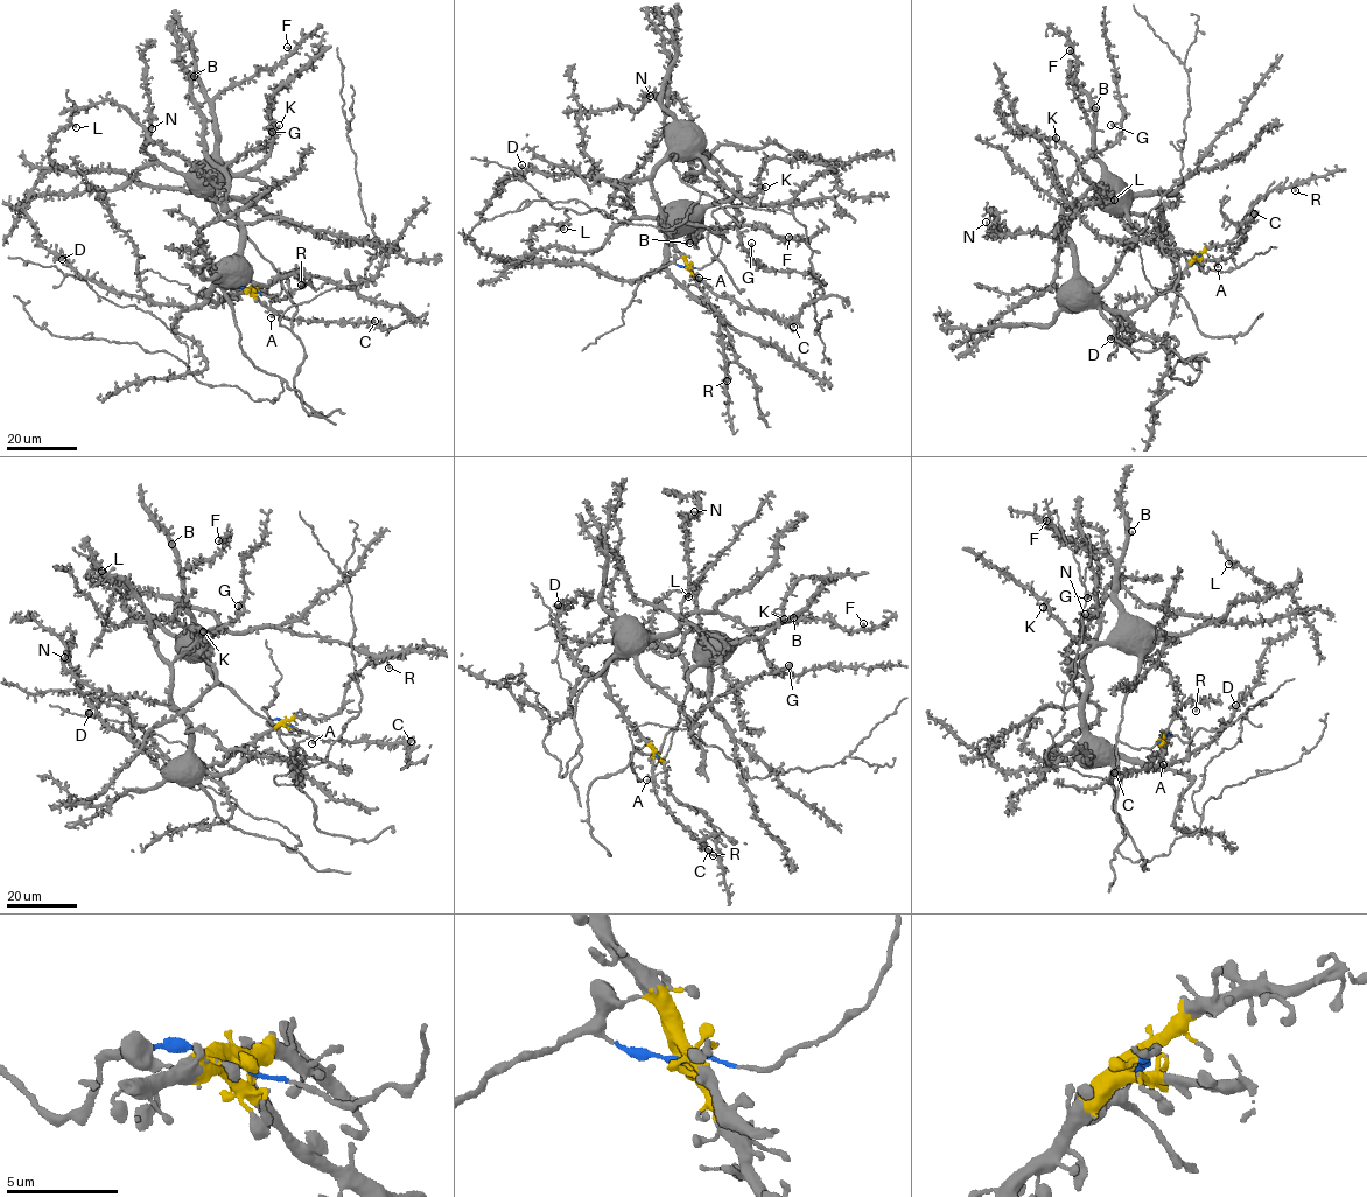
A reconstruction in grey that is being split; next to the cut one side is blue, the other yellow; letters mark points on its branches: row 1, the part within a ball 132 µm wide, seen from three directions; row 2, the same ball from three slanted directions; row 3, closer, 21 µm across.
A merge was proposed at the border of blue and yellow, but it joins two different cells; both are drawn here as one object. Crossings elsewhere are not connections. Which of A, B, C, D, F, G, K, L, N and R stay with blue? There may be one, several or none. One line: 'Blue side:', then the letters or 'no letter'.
Blue side: B, F, K, L

